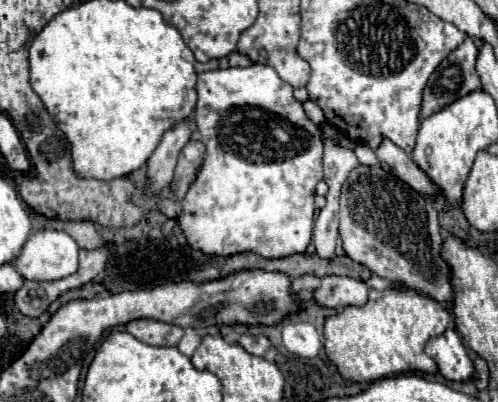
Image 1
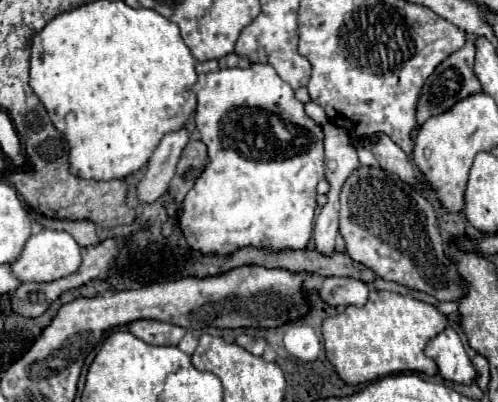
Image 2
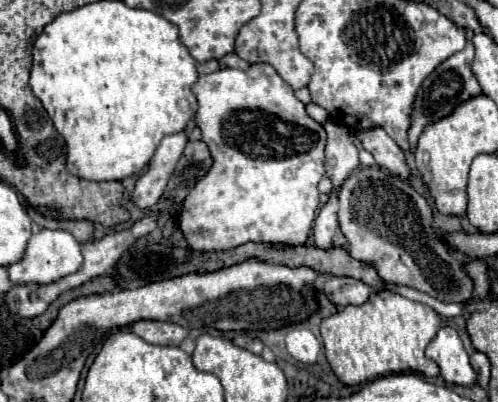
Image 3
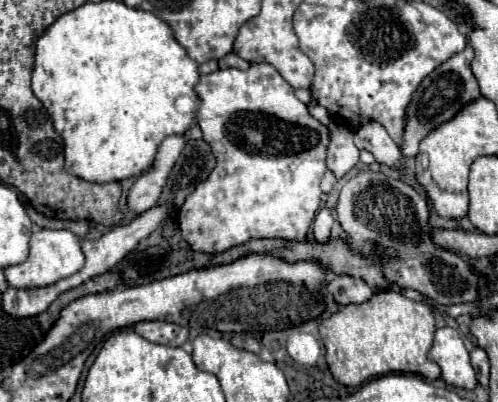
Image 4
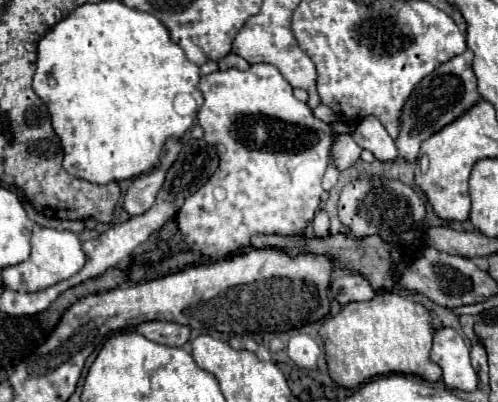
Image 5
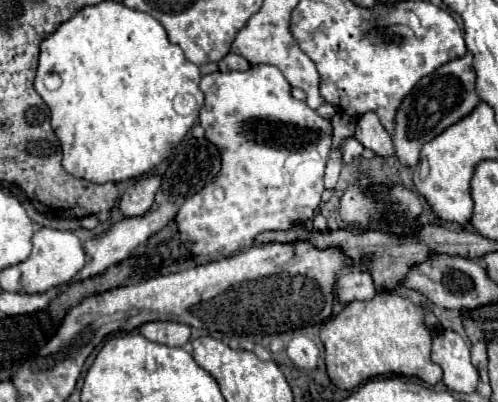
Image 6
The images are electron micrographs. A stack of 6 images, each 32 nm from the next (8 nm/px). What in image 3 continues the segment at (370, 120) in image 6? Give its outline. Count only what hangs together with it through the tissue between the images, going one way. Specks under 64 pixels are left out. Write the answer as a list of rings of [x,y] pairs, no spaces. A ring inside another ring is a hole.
[[[374,126],[374,128],[368,128],[368,130],[362,130],[358,132],[354,144],[358,148],[364,148],[368,150],[376,162],[384,168],[388,168],[390,172],[398,174],[400,178],[408,178],[410,174],[410,168],[406,164],[406,158],[404,158],[404,152],[400,150],[400,146],[384,132],[384,128],[380,126]]]

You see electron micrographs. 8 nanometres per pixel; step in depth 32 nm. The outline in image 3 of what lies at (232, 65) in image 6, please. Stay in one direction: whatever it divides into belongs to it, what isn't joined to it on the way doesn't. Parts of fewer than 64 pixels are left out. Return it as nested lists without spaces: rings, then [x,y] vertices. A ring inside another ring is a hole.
[[[228,54],[228,56],[224,56],[222,60],[220,60],[220,68],[240,68],[240,70],[244,70],[244,68],[248,68],[250,64],[246,62],[246,60],[242,60],[240,56],[236,56],[236,54]]]

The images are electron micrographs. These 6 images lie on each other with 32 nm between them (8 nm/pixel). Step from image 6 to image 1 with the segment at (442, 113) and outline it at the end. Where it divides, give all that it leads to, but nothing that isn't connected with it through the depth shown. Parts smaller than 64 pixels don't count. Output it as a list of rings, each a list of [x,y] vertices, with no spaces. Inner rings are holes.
[[[466,36],[464,44],[440,62],[440,66],[436,68],[436,72],[432,72],[424,88],[420,120],[446,108],[454,100],[482,88],[480,78],[474,70],[476,56],[478,46],[470,36]]]

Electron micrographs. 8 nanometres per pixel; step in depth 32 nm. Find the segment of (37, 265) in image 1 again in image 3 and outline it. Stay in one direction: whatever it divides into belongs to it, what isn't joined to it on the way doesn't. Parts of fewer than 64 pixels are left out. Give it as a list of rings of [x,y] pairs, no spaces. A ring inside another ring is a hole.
[[[38,230],[36,234],[32,234],[28,248],[26,248],[26,256],[8,266],[8,278],[12,284],[16,286],[24,286],[24,284],[52,284],[64,276],[74,274],[78,268],[82,266],[82,252],[80,252],[80,242],[76,242],[76,238],[66,232],[66,230]]]

